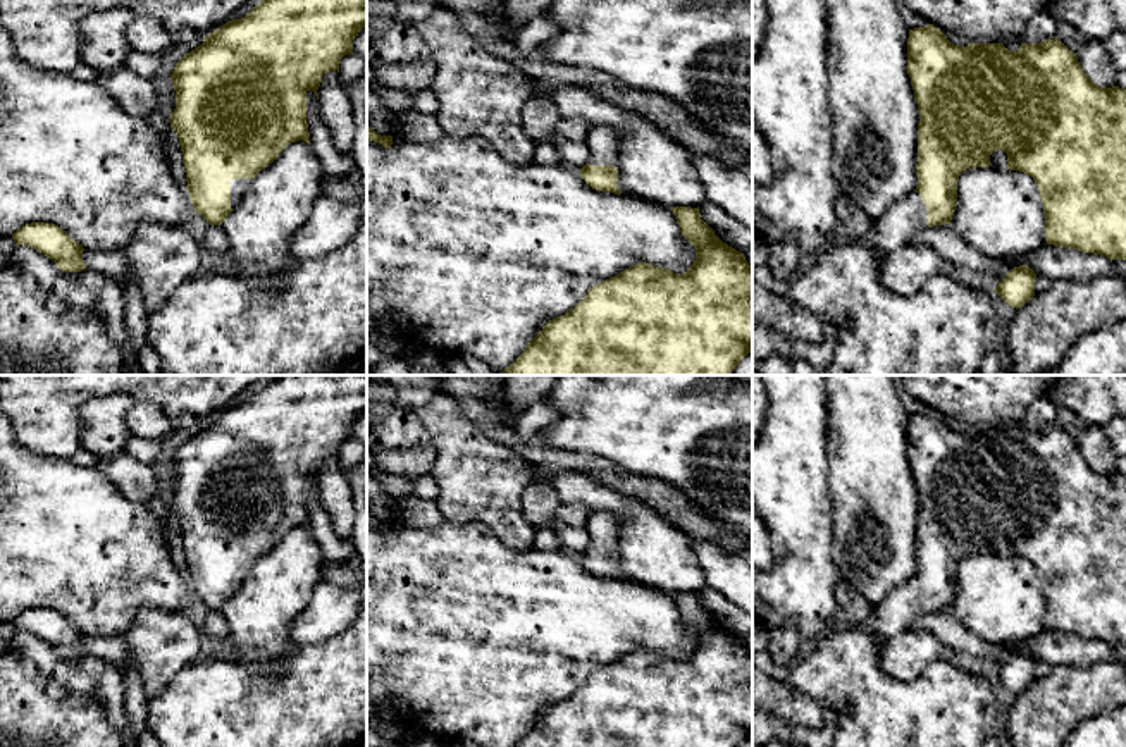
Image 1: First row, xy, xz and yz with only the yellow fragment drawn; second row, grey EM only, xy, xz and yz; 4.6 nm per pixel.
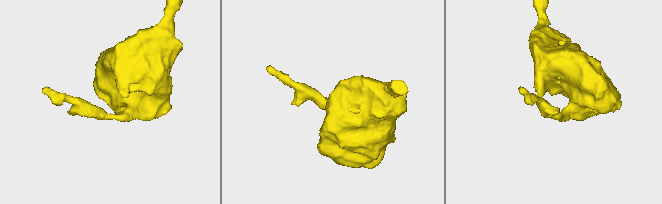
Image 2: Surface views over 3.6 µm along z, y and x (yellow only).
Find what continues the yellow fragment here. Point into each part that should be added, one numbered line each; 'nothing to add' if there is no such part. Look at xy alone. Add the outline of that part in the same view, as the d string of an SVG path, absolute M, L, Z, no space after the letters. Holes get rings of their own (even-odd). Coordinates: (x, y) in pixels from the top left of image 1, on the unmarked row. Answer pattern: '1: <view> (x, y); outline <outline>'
1: xy (238, 572); outline M232 565L231 566L231 594L234 596L248 573L251 571L253 565Z

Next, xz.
1: xz (603, 527); outline M591 511L585 530L589 534L589 551L615 551L618 554L618 515L611 511Z

